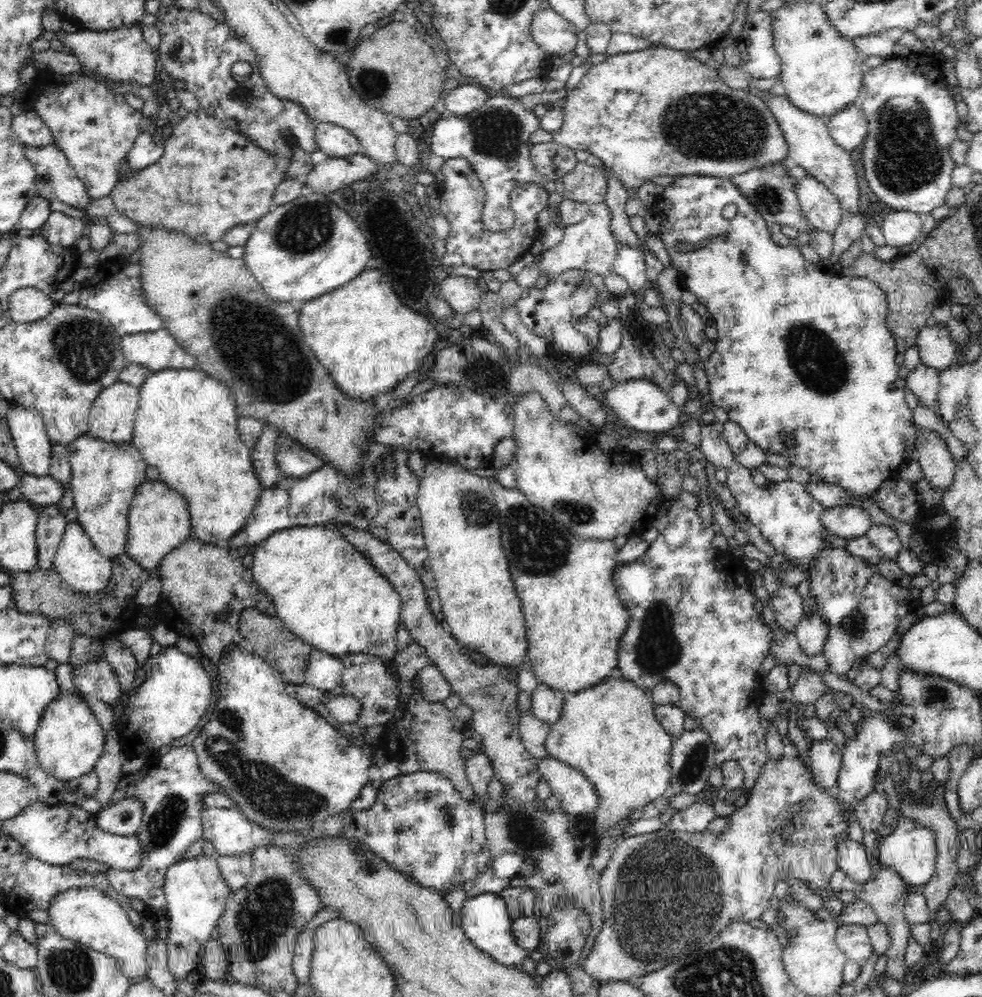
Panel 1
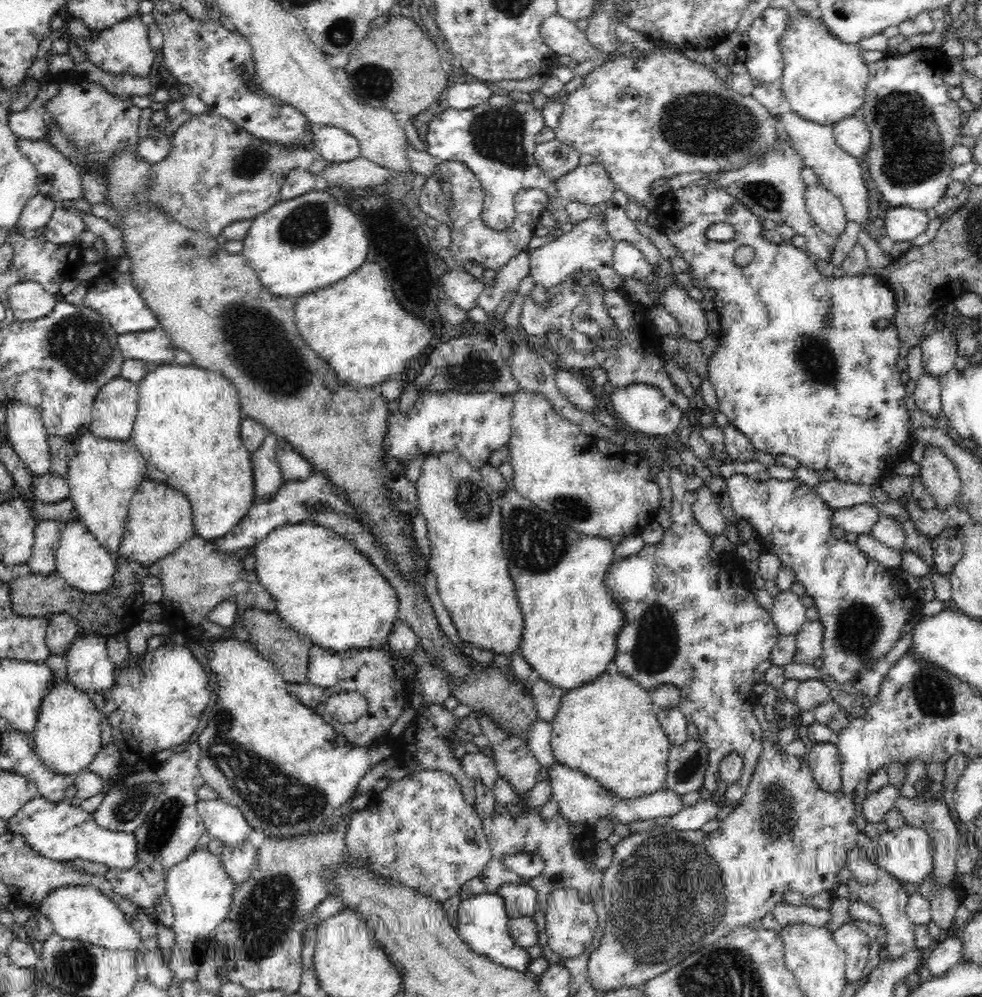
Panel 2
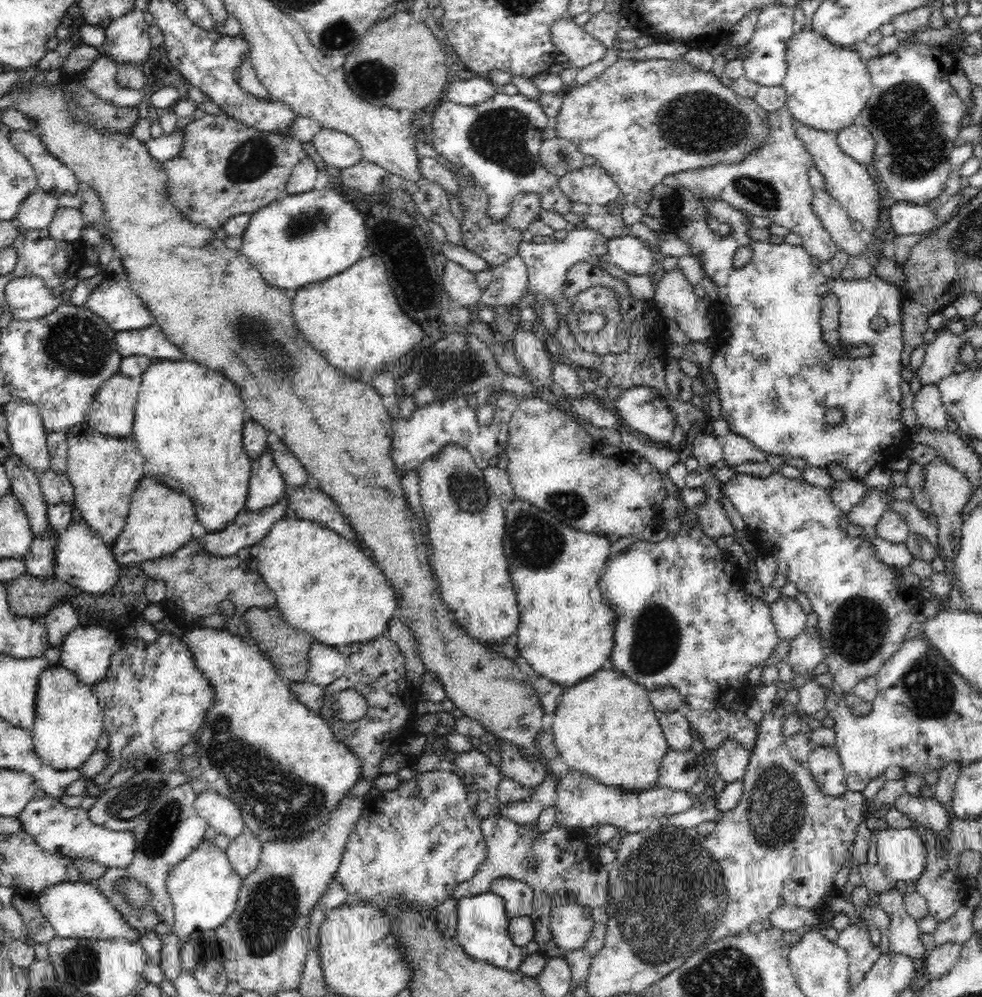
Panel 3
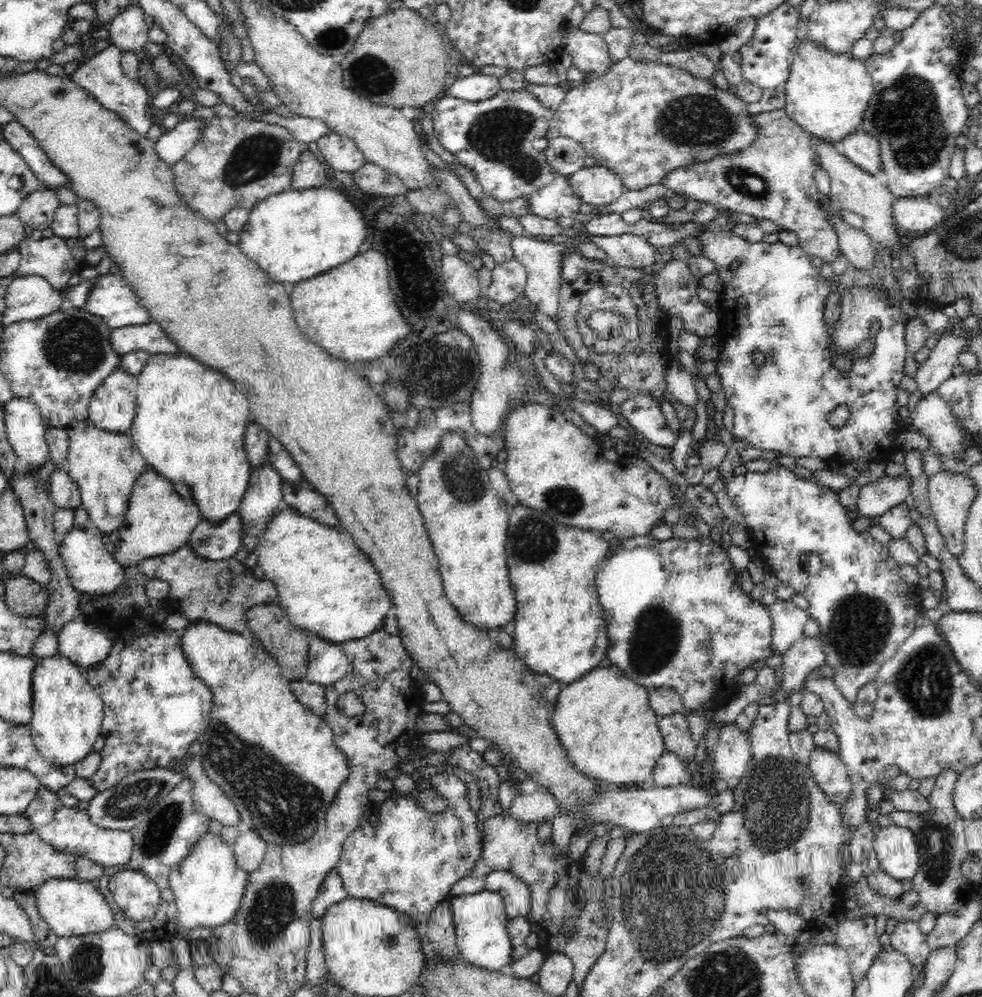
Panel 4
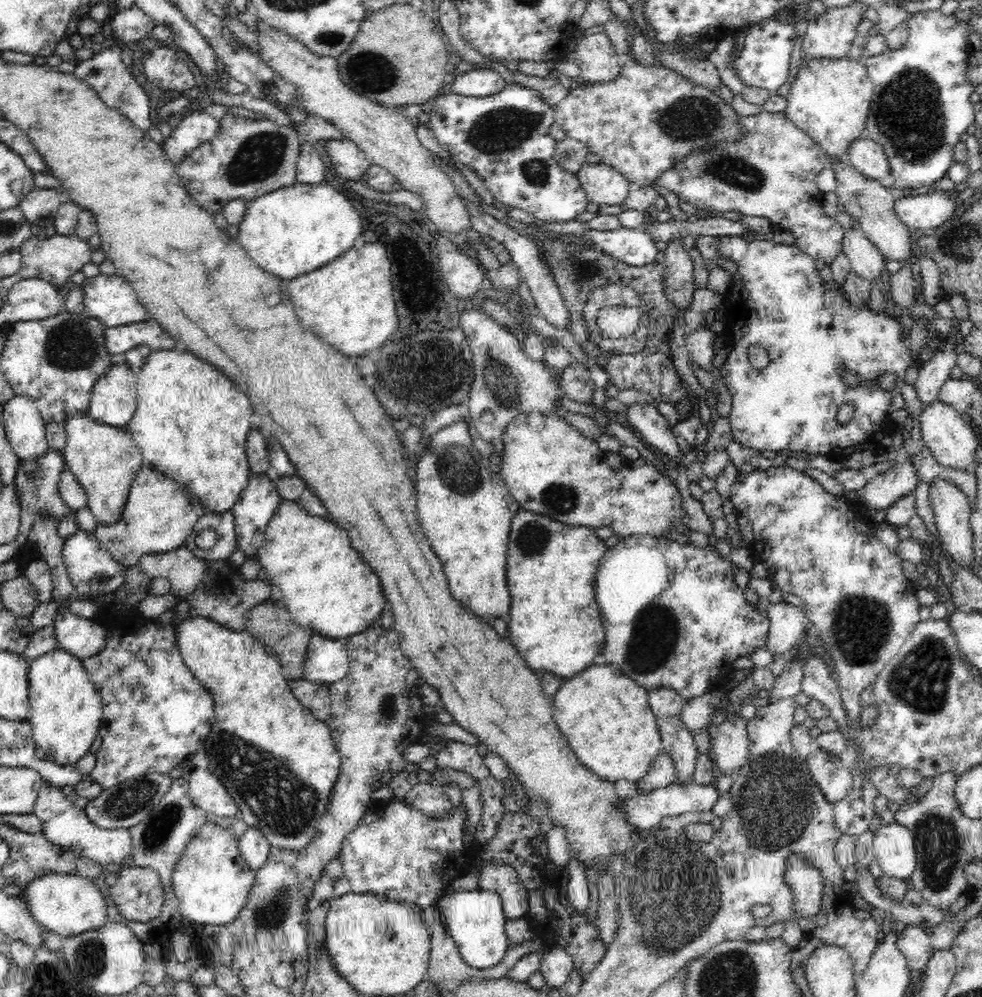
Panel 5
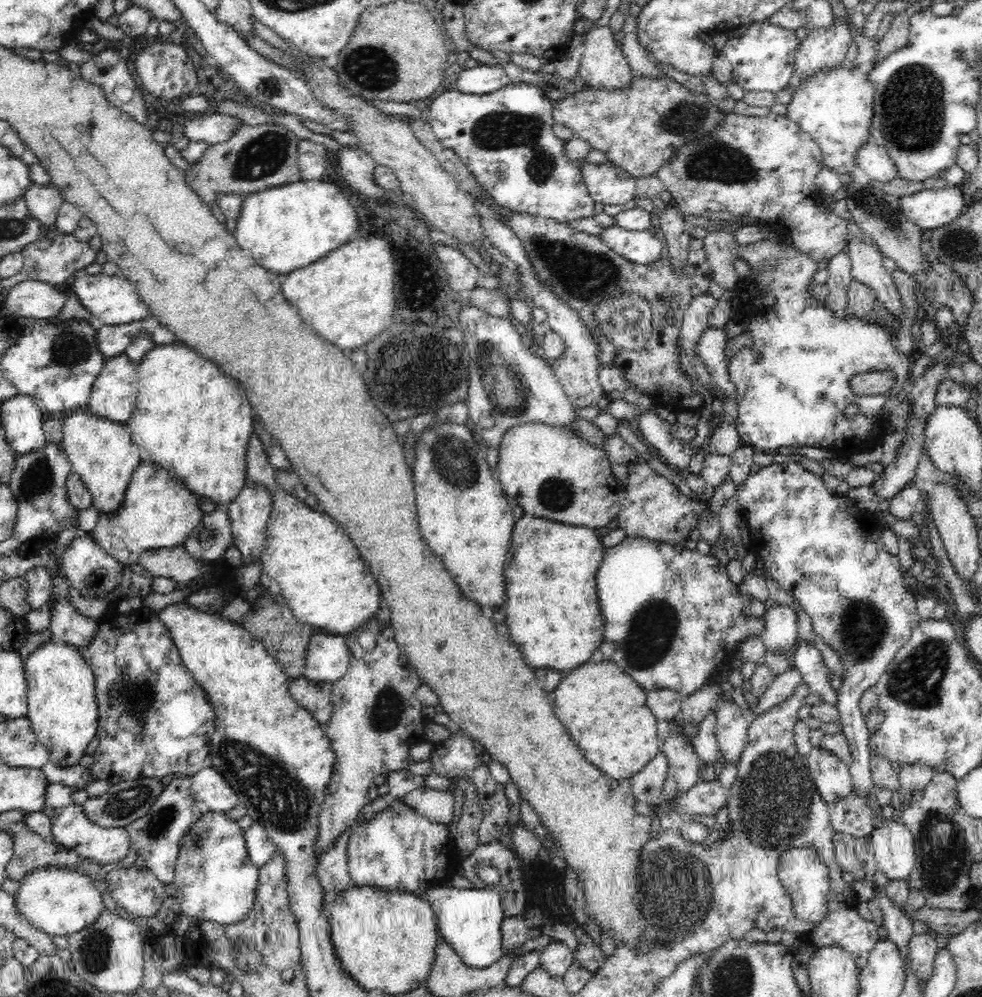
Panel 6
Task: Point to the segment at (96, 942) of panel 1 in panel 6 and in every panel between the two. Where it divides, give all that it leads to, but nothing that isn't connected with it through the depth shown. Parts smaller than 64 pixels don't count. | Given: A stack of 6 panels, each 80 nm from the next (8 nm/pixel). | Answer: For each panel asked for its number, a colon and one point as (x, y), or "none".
2: (84, 913)
3: (79, 910)
4: (71, 907)
5: (65, 904)
6: (59, 902)

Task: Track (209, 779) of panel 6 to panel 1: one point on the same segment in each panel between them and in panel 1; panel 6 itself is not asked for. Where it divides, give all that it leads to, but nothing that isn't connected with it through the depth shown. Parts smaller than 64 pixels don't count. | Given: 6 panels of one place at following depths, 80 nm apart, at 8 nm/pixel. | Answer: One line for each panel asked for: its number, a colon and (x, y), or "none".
1: (230, 832)
2: (224, 821)
3: (221, 813)
4: (208, 799)
5: (206, 791)

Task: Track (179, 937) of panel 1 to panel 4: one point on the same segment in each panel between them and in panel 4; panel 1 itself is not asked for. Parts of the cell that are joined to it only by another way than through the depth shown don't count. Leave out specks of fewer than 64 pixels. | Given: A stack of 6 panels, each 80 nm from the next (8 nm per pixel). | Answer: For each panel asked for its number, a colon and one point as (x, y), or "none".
2: (199, 889)
3: (204, 890)
4: (208, 885)

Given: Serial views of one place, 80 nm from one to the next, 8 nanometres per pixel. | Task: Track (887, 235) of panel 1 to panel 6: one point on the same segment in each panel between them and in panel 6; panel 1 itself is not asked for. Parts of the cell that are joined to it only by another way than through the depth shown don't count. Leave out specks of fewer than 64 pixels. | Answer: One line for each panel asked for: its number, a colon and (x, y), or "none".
2: (902, 224)
3: (906, 218)
4: (914, 215)
5: (922, 213)
6: (928, 208)

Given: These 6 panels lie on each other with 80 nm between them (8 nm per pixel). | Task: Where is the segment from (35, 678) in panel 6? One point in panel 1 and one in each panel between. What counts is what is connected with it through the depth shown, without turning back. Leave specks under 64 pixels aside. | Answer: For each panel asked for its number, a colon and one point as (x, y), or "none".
1: (68, 741)
2: (66, 736)
3: (68, 720)
4: (67, 715)
5: (65, 713)

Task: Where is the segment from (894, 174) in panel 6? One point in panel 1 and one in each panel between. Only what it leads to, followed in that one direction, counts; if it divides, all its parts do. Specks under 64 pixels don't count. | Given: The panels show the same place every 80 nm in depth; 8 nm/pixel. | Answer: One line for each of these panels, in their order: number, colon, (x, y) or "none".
1: (849, 128)
2: (852, 134)
3: (856, 141)
4: (861, 148)
5: (868, 157)

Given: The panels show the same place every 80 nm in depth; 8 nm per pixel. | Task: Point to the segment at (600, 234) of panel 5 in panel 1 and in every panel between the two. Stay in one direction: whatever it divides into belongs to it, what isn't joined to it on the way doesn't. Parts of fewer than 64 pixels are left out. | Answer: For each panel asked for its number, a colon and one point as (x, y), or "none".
1: (629, 263)
2: (629, 261)
3: (631, 254)
4: (627, 250)

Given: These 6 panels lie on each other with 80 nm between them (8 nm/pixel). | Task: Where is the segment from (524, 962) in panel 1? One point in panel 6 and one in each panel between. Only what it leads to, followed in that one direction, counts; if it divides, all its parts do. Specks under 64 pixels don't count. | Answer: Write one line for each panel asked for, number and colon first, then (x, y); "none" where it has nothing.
2: (483, 924)
3: (482, 923)
4: (480, 922)
5: (475, 919)
6: (470, 920)

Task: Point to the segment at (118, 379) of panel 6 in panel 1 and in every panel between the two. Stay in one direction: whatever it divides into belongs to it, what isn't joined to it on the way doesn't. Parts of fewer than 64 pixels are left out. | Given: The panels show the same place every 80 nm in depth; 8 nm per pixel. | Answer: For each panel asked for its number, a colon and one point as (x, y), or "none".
1: (111, 419)
2: (114, 411)
3: (112, 412)
4: (113, 408)
5: (113, 401)

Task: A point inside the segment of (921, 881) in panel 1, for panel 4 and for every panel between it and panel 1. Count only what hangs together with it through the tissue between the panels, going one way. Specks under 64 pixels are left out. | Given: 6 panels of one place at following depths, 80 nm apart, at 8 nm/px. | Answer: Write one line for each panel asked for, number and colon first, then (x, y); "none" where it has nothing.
2: (906, 853)
3: (901, 852)
4: (897, 849)

